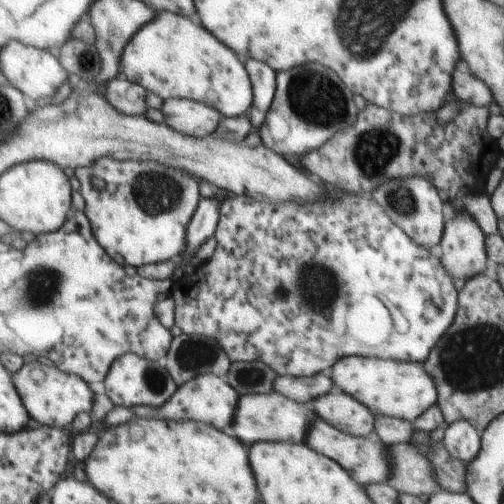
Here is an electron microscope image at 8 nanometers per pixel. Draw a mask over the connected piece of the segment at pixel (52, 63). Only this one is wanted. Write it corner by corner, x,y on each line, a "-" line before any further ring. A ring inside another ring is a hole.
11,42
3,50
3,70
1,74
7,83
32,98
34,103
49,101
55,90
65,78
65,70
47,49
23,46

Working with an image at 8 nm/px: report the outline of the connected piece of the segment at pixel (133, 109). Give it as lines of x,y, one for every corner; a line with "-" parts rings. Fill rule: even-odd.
115,76
105,82
104,97
119,114
129,116
145,115
145,90
129,82
125,77

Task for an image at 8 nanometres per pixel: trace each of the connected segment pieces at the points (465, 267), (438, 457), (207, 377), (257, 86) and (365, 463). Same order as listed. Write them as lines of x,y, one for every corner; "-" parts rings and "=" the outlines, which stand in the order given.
453,210
439,245
439,259
450,278
467,281
487,270
482,228
465,210
=
415,429
408,444
429,460
433,482
439,486
440,490
453,493
465,492
466,464
451,458
441,446
441,441
431,442
427,432
=
210,373
201,374
181,384
175,390
174,395
162,406
155,407
155,414
161,420
203,422
215,426
218,430
227,430
227,434
233,434
231,428
236,421
236,411
240,404
241,396
224,379
=
247,58
242,62
250,80
252,90
251,108
247,112
250,128
258,131
265,122
265,112
269,110
275,88
275,72
257,60
=
316,419
310,433
305,438
305,443
309,447
313,447
318,454
326,455
334,462
339,462
339,466
347,466
347,470
351,470
351,474
355,474
355,478
363,486
383,484
394,477
395,464
391,455
391,448
377,436
357,437
346,434
345,431
339,431
337,428
330,426
329,423

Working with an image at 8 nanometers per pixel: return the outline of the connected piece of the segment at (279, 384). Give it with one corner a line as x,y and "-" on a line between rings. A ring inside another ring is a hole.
326,372
309,377
277,375
271,382
271,386
273,386
272,392
286,395
287,398
295,398
295,402
299,402
299,404
303,404
303,402
310,404
323,394
330,392
333,380

